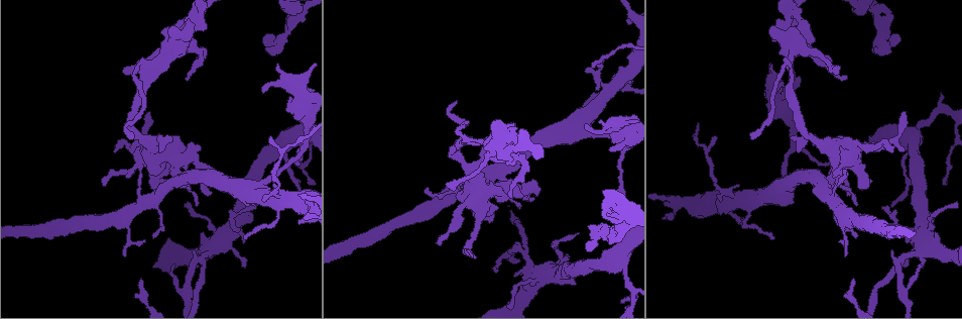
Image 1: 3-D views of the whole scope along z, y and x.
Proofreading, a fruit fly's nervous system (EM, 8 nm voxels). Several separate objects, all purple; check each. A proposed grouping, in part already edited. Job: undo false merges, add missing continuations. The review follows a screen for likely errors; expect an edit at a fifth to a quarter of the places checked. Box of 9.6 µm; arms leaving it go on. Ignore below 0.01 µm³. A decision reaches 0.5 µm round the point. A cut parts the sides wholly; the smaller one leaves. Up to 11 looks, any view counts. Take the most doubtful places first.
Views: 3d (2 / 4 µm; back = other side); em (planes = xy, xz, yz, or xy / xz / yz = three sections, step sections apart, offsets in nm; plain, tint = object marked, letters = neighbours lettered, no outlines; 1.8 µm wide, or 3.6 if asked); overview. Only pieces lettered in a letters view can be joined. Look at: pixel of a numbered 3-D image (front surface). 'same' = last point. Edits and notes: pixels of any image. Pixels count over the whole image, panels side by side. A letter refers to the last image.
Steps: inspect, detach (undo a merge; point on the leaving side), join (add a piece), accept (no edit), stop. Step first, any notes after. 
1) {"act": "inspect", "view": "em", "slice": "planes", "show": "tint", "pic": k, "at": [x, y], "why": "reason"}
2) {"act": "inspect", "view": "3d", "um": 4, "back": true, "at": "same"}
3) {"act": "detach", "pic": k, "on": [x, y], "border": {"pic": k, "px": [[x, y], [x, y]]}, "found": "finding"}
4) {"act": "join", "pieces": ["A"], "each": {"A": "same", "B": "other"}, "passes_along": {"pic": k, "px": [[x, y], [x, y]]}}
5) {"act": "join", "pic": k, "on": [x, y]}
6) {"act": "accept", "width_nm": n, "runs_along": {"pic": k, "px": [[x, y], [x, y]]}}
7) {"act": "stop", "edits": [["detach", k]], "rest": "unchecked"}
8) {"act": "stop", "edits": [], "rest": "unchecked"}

{"act": "inspect", "view": "3d", "um": 4, "pic": 1, "at": [901, 259], "why": "thin arm on a thick one"}

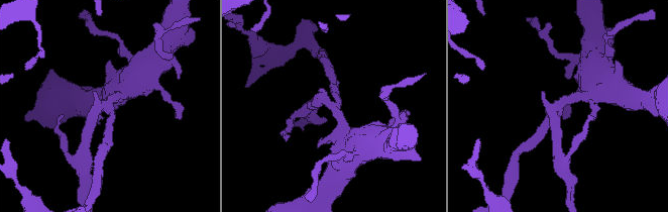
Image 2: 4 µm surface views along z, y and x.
{"act": "inspect", "view": "em", "slice": "planes", "show": "letters", "pic": 2, "at": [336, 104], "why": "need the tissue"}

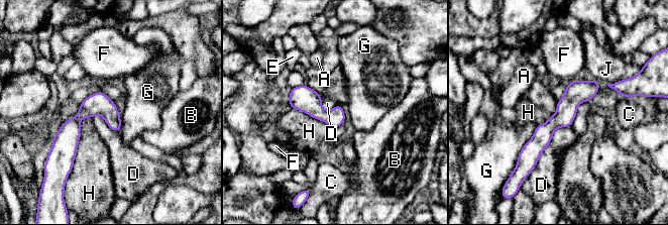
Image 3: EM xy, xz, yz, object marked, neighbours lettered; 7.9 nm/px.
{"act": "accept", "each": {"A": "other", "B": "other", "C": "other", "D": "other", "E": "other", "F": "other", "G": "other", "H": "other", "J": "other"}, "arms": 3, "border": {"pic": 3, "px": [[570, 126], [554, 131], [529, 175]]}, "found": "all the same cell"}

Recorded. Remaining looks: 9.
{"act": "inspect", "view": "3d", "um": 4, "pic": 1, "at": [179, 178], "why": "abrupt turn"}

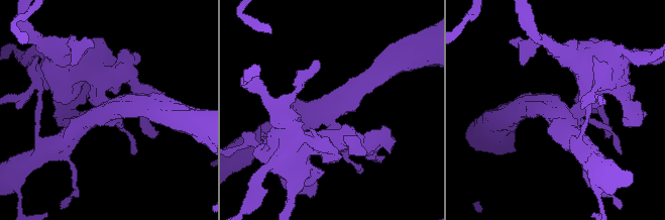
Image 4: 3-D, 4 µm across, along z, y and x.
{"act": "inspect", "view": "em", "um": 3.6, "slice": "planes", "show": "letters", "pic": 4, "at": [329, 116]}

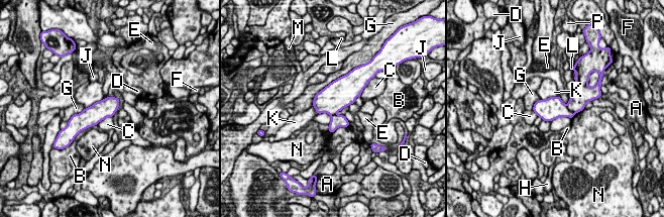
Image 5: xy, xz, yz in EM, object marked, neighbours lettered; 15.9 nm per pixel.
{"act": "detach", "pic": 5, "on": [576, 103], "longest_contact_nm": ["G", 750], "each": {"A": "other", "B": "other", "C": "other", "D": "other", "E": "other", "F": "other", "G": "other", "H": "other", "J": "other", "K": "other", "L": "other", "M": "other", "N": "other", "P": "other"}, "border": {"pic": 5, "px": [[566, 105], [574, 113]]}, "found": "a second cell is stuck on"}

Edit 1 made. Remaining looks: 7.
{"act": "inspect", "view": "overview", "why": "see it whole again"}

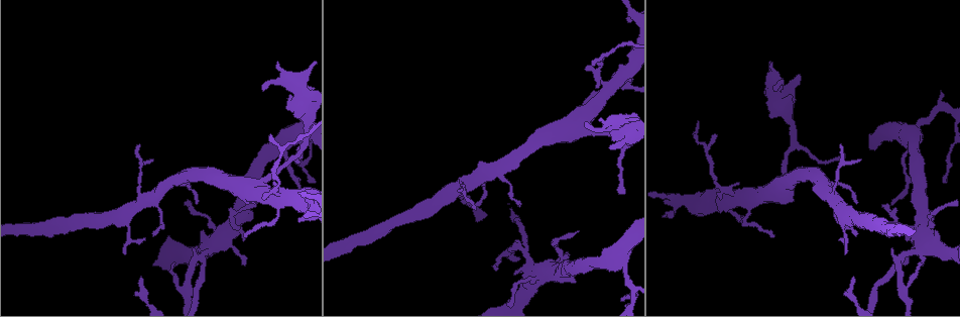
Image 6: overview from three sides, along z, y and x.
{"act": "inspect", "view": "3d", "um": 2, "pic": 6, "at": [286, 195], "why": "narrows sharply"}

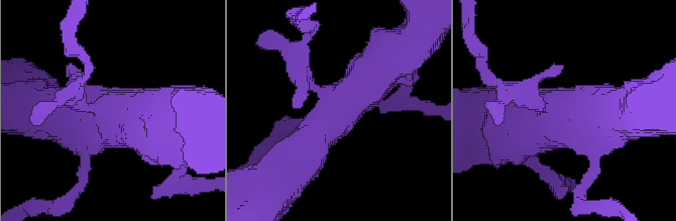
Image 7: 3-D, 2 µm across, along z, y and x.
{"act": "inspect", "view": "em", "slice": "planes", "show": "letters", "pic": 7, "at": [333, 119], "why": "shape alone is not enough"}

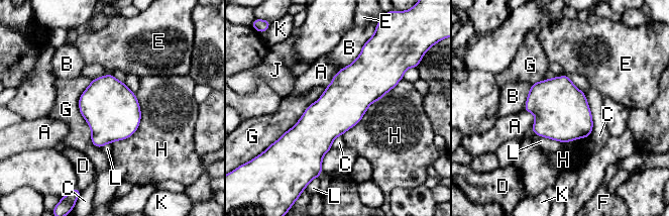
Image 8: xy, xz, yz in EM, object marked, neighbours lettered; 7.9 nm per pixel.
{"act": "accept", "longest_contact_nm": ["H", 650], "each": {"A": "other", "B": "other", "C": "other", "D": "other", "E": "other", "F": "other", "G": "other", "H": "other", "J": "other", "K": "other", "L": "other"}, "runs_along": {"pic": 8, "px": [[363, 56], [317, 167]]}, "found": "continuous, no second cell"}

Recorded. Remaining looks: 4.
{"act": "stop", "edits": [["detach", 5]], "rest": "unchecked"}

